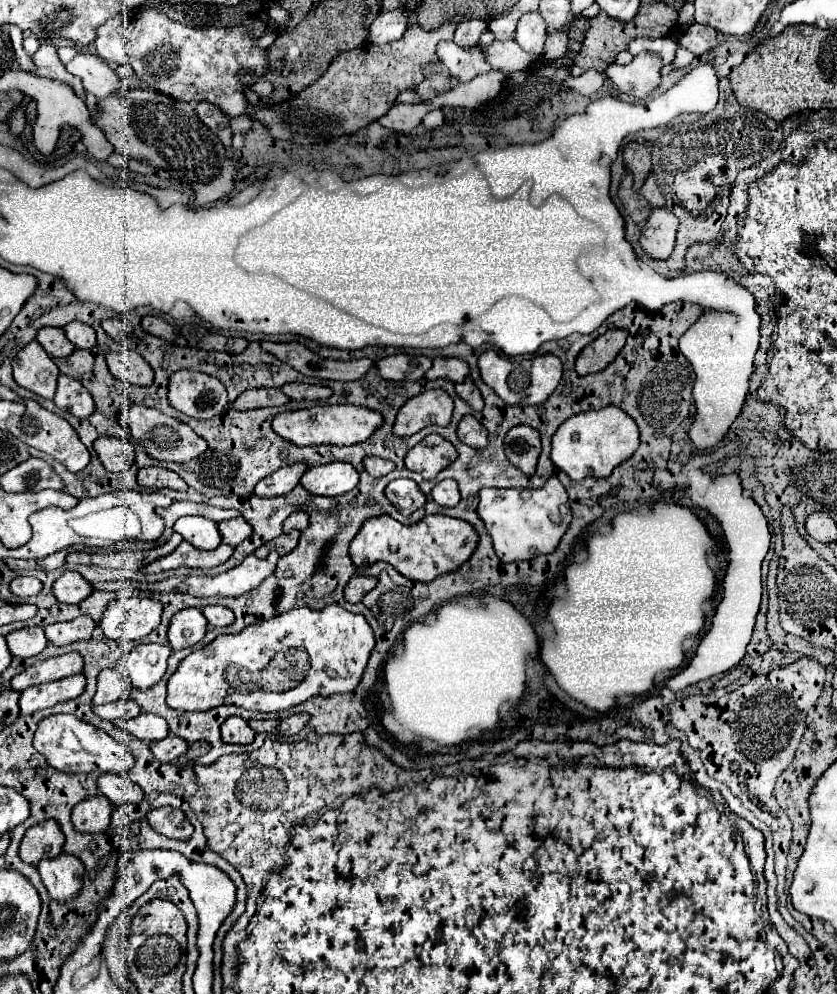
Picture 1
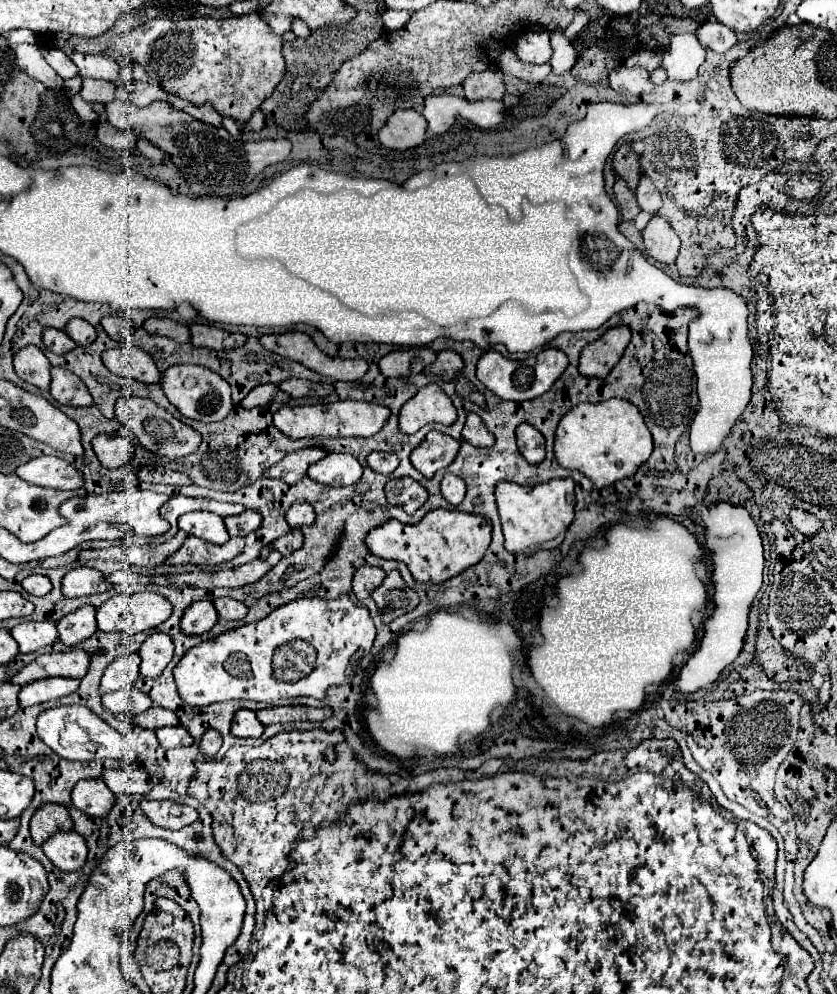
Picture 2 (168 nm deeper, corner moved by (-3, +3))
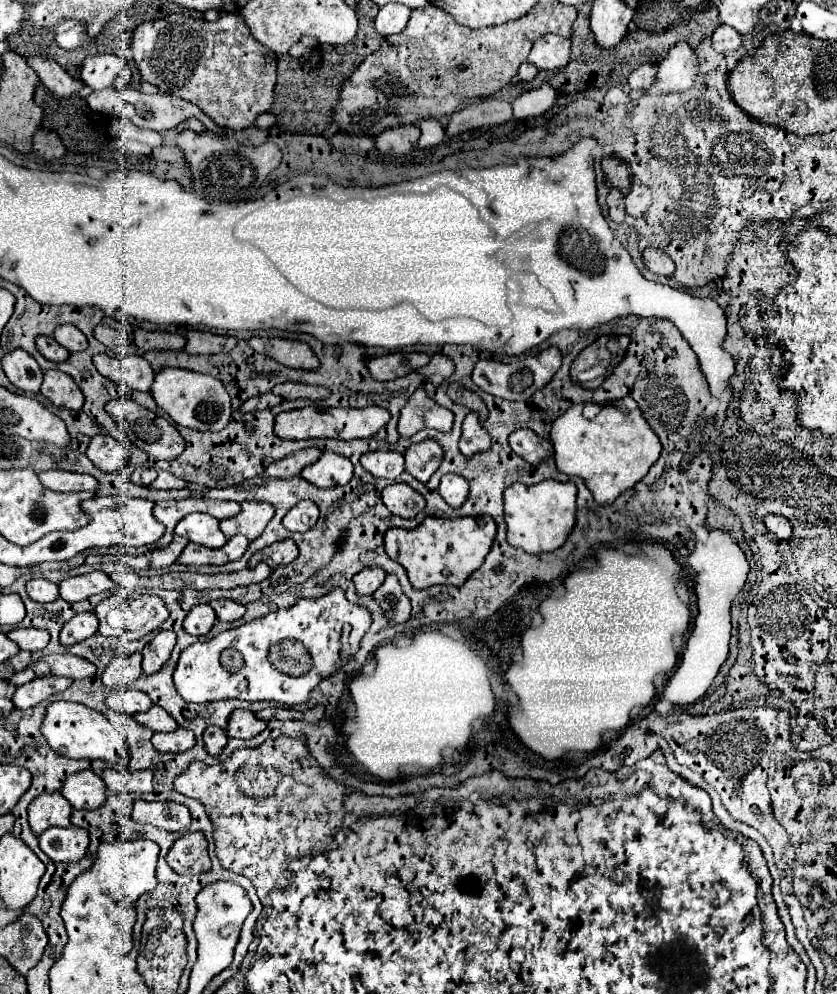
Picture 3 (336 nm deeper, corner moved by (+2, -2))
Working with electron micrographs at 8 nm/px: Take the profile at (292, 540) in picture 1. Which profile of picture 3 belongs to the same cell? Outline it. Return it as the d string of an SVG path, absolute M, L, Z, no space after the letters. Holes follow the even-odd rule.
M284 539L284 541L278 541L278 543L272 543L272 545L264 547L262 551L256 551L252 555L252 559L250 559L250 567L264 561L274 571L274 569L278 569L282 565L292 563L296 557L298 557L296 543L292 539Z

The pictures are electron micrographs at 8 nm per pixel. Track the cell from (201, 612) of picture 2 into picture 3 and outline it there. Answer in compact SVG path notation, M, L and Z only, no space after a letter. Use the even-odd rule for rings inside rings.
M196 605L184 619L184 629L190 635L206 635L216 623L216 613L210 605Z

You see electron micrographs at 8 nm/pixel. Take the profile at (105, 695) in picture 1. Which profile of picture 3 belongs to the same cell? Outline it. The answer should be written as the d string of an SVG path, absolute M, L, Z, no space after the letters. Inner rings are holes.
M134 653L128 657L112 659L102 675L102 683L108 689L120 689L136 681L140 675L142 675L142 653Z

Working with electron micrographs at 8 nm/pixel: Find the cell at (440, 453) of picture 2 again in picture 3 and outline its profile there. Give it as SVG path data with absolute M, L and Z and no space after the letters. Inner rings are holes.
M426 439L418 445L412 445L406 453L406 471L416 477L422 483L428 483L428 479L434 475L434 471L440 467L444 459L442 447L434 439Z

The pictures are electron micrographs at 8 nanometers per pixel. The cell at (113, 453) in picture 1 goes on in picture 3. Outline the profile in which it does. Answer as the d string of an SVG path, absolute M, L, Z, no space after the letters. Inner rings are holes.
M94 435L88 445L88 459L106 473L118 471L128 463L128 449L110 435Z

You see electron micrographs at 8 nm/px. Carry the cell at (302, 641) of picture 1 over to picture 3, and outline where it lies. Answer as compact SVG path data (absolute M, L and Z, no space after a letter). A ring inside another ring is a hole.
M334 589L324 597L298 601L288 609L222 631L210 641L194 643L178 659L174 683L182 699L192 703L218 699L306 703L310 691L358 651L368 627L370 611L350 603L342 589Z

